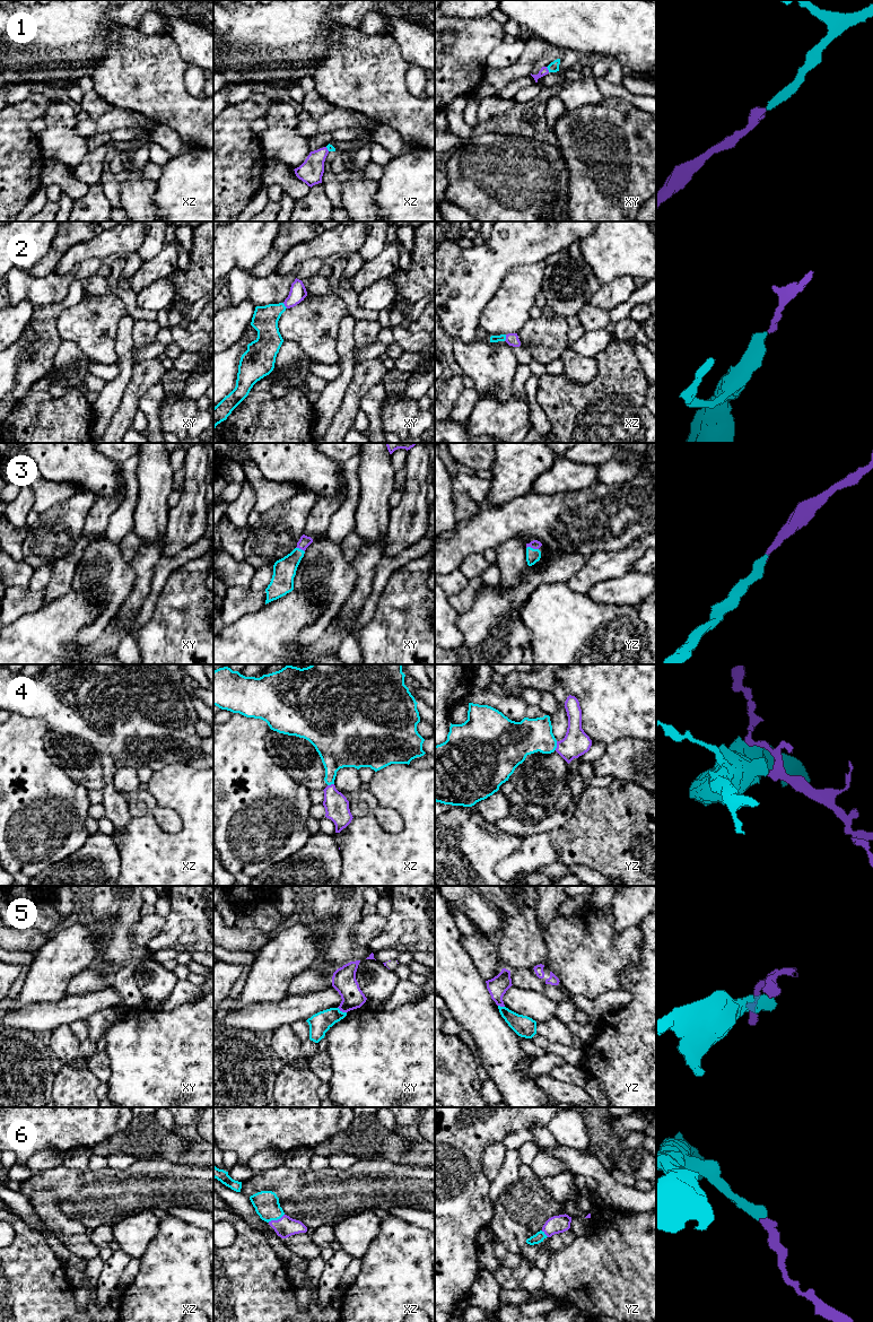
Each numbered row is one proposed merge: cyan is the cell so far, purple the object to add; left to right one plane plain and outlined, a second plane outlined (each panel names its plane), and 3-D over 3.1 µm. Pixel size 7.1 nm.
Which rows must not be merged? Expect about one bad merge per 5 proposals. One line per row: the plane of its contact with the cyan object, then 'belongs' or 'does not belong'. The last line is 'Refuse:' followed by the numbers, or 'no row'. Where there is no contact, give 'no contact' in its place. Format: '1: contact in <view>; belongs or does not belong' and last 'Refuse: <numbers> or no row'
1: contact in xy; belongs
2: contact in xz; belongs
3: contact in yz; belongs
4: contact in yz; belongs
5: contact in xy; does not belong
6: contact in xz; belongs
Refuse: 5

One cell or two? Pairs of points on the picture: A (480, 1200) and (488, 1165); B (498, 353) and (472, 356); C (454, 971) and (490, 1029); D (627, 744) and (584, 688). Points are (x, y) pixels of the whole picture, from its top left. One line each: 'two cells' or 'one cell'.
A: two cells
B: one cell
C: one cell
D: two cells

